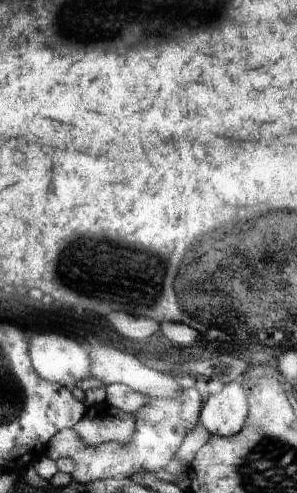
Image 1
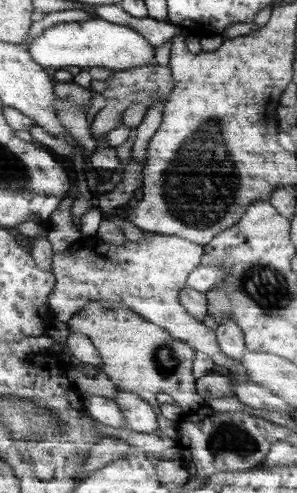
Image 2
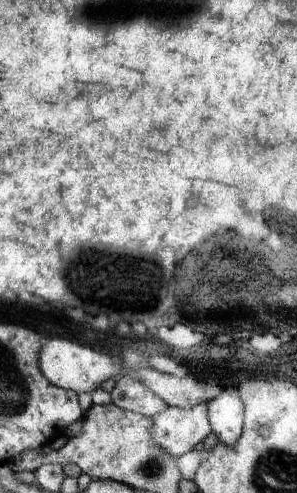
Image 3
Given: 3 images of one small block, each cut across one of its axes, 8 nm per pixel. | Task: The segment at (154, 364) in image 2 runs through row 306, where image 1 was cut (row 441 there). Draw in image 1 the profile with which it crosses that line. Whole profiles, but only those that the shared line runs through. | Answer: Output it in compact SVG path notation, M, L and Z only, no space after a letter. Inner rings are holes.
M105 402L89 408L87 416L73 430L77 430L89 446L99 446L105 442L129 444L137 428L137 414L117 410L109 402Z

